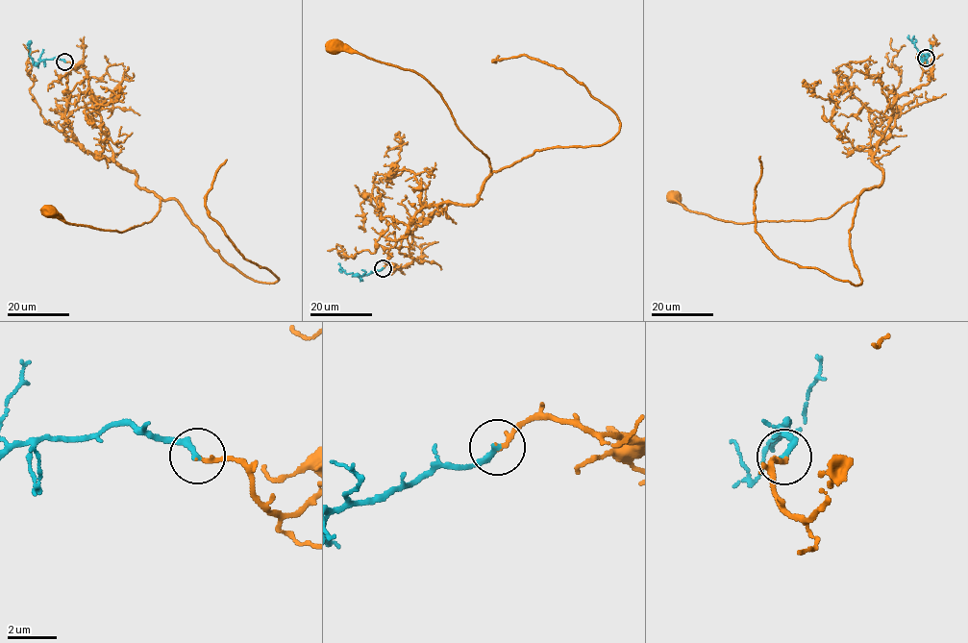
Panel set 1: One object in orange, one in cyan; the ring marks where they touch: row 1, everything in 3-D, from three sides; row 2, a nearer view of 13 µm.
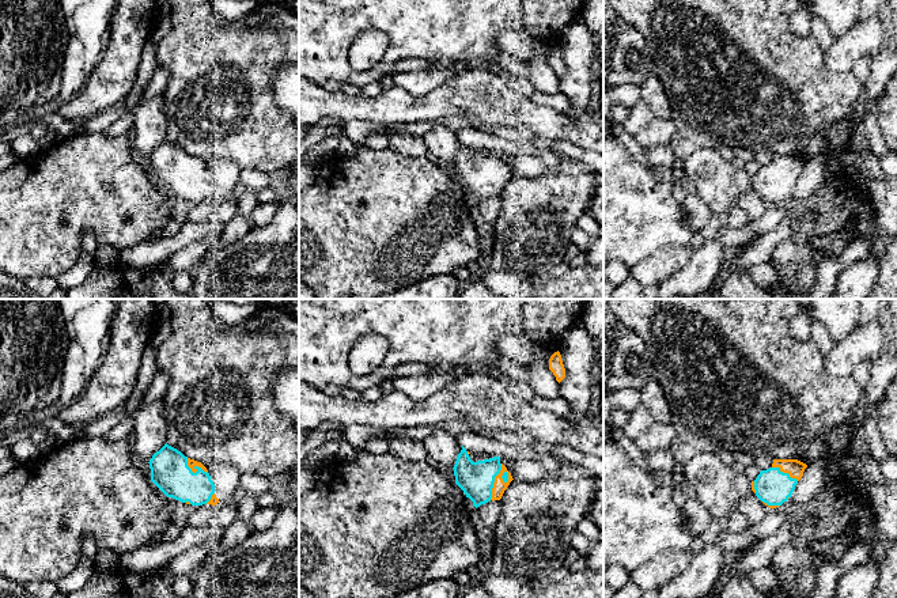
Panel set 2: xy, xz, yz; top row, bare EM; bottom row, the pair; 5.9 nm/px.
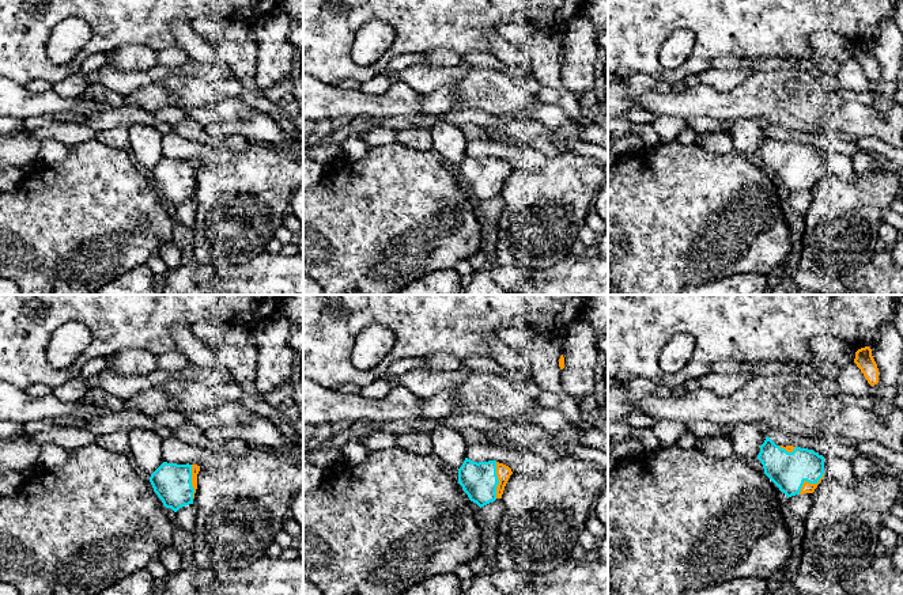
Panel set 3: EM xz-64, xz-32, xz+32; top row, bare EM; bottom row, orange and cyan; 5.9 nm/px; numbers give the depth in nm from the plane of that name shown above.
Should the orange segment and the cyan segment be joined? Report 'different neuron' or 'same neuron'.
same neuron

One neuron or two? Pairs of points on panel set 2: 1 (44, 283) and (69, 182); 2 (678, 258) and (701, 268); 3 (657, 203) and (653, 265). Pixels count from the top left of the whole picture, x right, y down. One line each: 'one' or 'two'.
1: two
2: two
3: two

